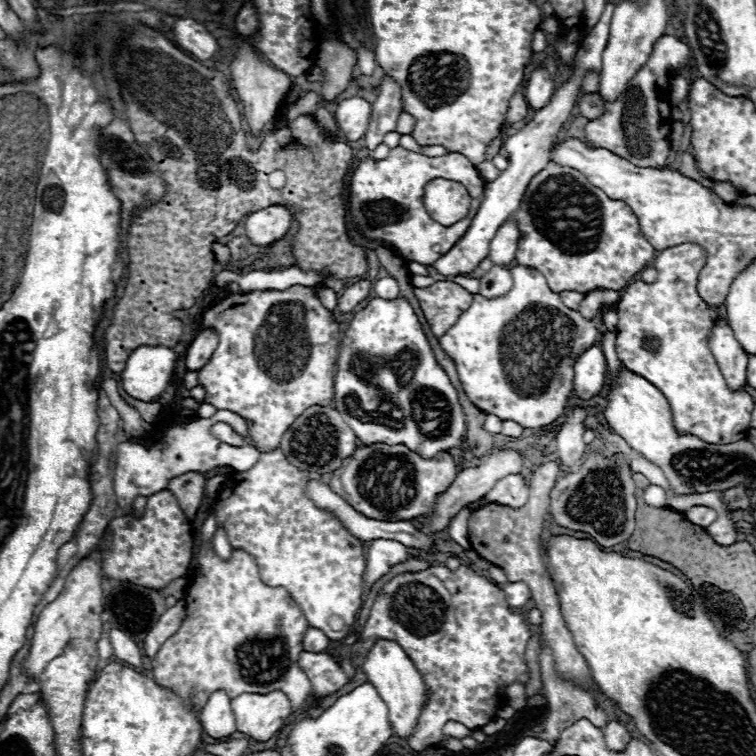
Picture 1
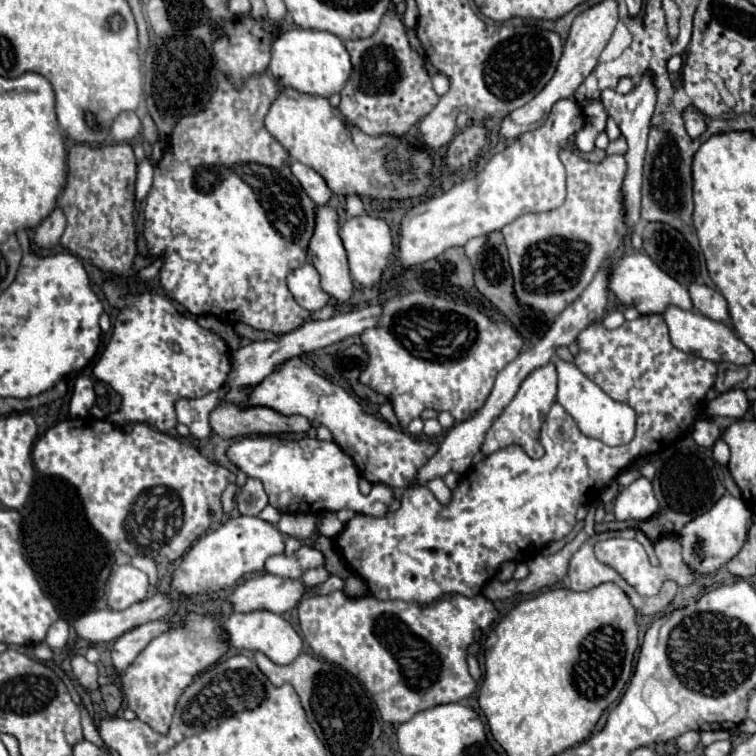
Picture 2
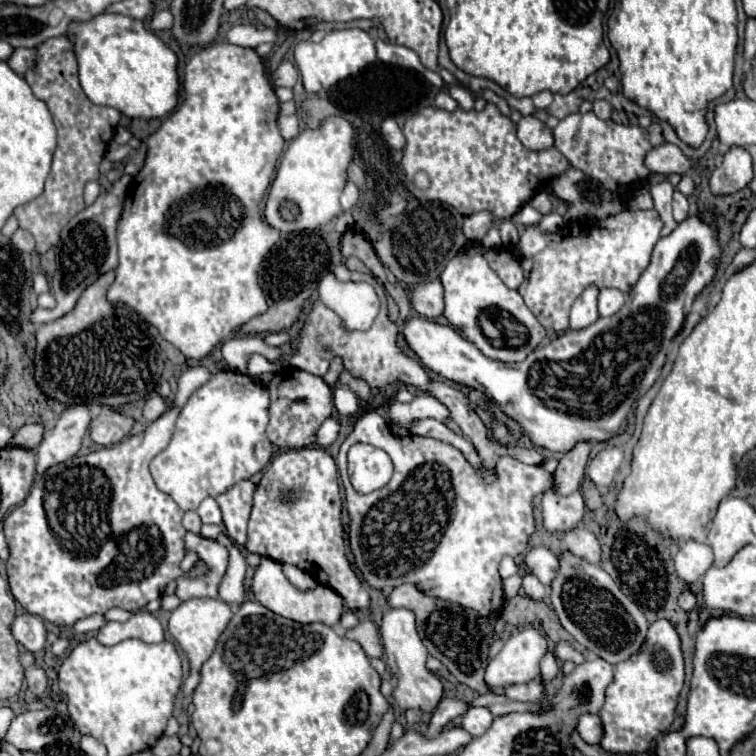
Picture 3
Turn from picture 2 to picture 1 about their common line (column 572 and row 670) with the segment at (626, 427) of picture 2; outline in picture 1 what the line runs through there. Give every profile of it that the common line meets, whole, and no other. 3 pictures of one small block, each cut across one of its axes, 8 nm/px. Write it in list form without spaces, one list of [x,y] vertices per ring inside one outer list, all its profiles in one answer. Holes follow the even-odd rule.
[[[390,640],[376,642],[376,646],[370,650],[368,660],[364,664],[364,674],[368,676],[370,684],[378,690],[380,698],[386,702],[388,718],[396,736],[400,736],[402,740],[408,740],[418,724],[422,706],[426,704],[426,696],[428,696],[428,688],[424,684],[422,674],[416,670],[408,654],[396,642],[390,642]]]

